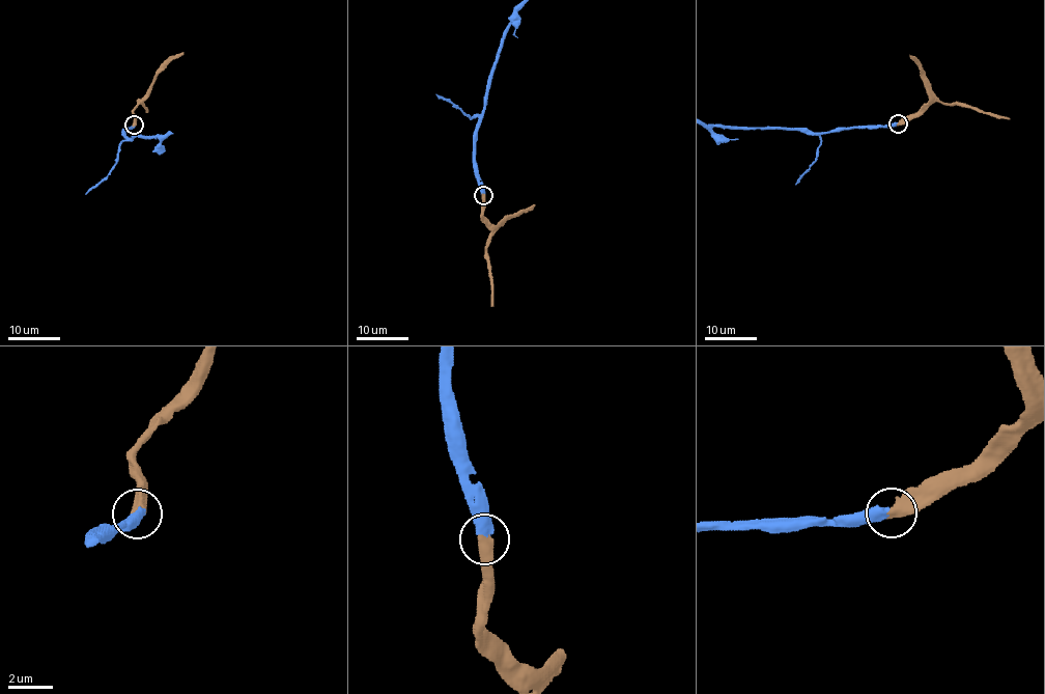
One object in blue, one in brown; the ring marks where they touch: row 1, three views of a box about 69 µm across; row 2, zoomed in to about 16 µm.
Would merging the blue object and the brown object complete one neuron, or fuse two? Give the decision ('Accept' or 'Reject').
Accept

